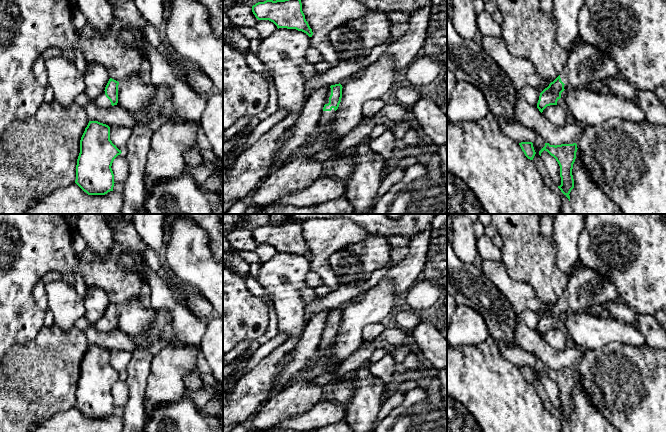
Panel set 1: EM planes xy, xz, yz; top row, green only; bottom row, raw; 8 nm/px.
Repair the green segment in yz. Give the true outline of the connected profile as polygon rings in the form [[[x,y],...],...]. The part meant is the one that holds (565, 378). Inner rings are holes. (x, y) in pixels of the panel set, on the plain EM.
[[[561,368],[545,370],[539,375],[539,379],[545,374],[553,380],[560,390],[561,409],[558,412],[570,425],[570,416],[574,412],[574,403],[572,399],[573,388],[576,383],[577,368]]]

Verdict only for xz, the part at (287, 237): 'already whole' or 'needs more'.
already whole

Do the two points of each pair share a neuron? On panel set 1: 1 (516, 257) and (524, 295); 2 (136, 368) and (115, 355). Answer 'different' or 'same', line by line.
1: different
2: different

